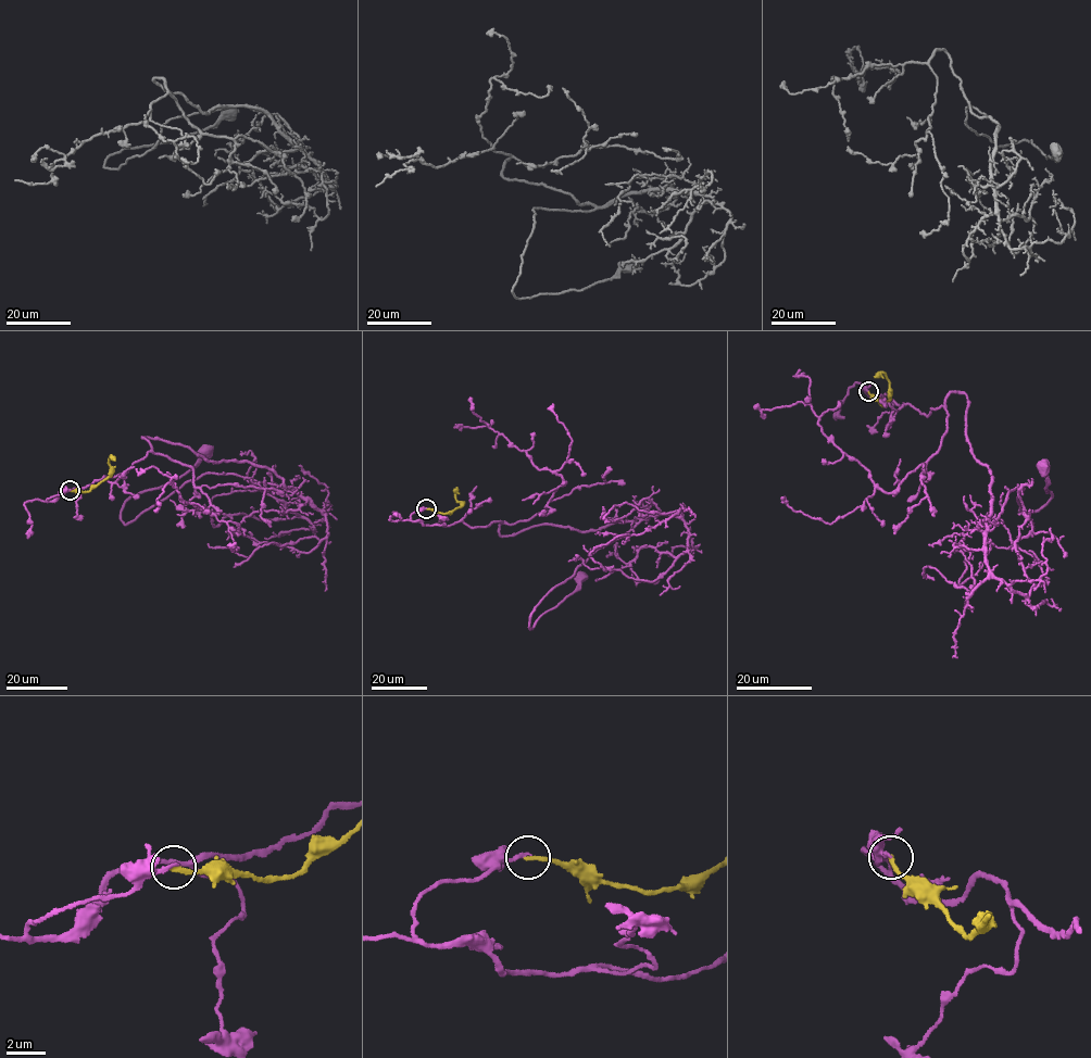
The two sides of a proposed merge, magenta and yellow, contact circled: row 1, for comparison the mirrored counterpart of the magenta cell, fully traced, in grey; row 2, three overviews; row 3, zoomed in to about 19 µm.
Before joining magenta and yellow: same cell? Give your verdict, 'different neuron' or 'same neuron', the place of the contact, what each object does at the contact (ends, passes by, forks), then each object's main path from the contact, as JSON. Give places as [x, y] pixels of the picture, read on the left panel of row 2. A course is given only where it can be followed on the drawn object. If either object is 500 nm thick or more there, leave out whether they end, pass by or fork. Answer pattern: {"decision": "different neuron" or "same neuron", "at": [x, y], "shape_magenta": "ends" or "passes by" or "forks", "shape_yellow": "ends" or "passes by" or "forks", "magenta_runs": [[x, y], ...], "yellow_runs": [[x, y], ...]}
{"decision": "different neuron", "at": [70, 490], "shape_magenta": "ends", "shape_yellow": "ends", "magenta_runs": [[70, 490], [47, 500], [125, 474], [148, 437], [285, 487], [209, 473], [122, 520], [204, 451]], "yellow_runs": [[70, 490], [90, 491], [109, 476], [109, 457], [114, 460]]}

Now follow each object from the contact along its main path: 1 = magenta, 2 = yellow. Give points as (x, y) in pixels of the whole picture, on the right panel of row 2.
1: (868, 391), (926, 416), (965, 394), (988, 526), (1017, 485), (1025, 515), (1050, 500), (1045, 466)
2: (868, 391), (883, 406), (889, 399), (886, 375), (874, 376)

